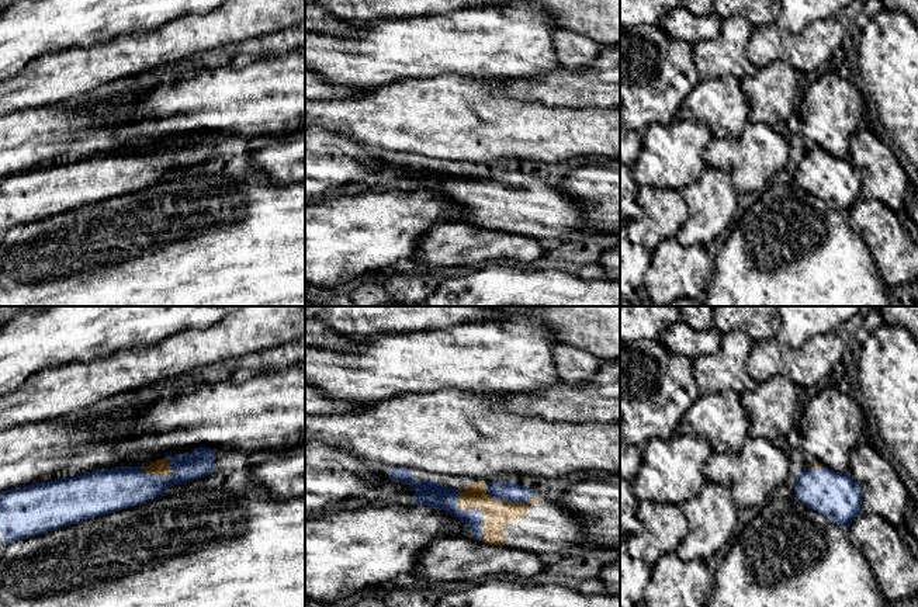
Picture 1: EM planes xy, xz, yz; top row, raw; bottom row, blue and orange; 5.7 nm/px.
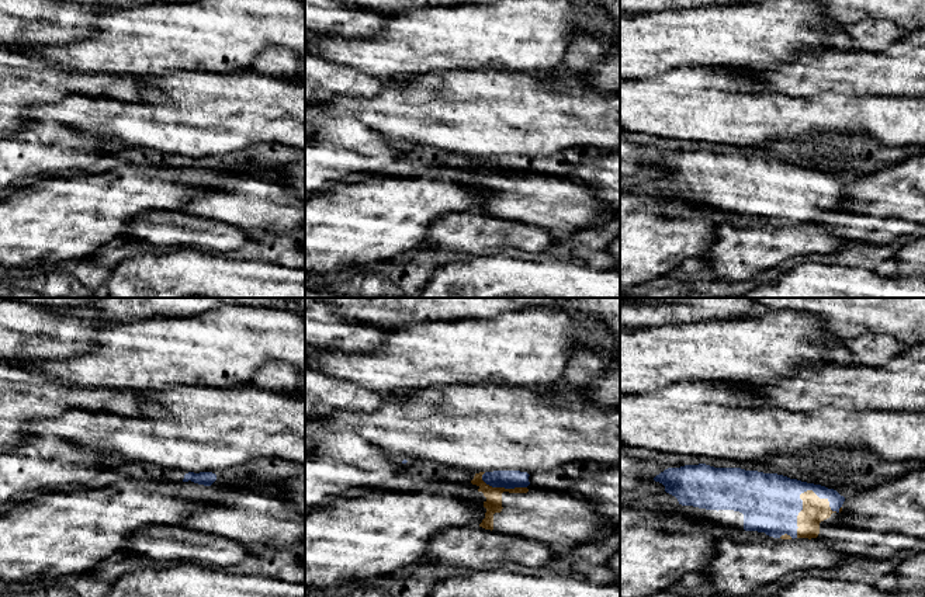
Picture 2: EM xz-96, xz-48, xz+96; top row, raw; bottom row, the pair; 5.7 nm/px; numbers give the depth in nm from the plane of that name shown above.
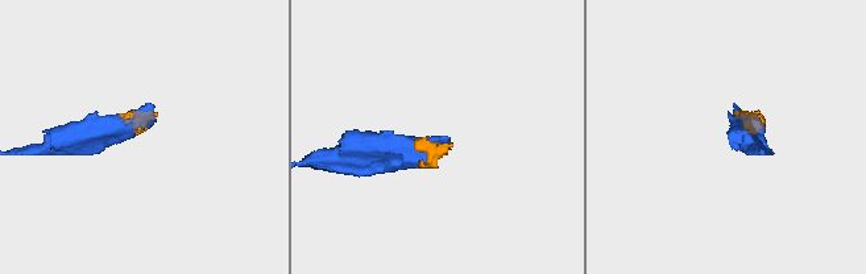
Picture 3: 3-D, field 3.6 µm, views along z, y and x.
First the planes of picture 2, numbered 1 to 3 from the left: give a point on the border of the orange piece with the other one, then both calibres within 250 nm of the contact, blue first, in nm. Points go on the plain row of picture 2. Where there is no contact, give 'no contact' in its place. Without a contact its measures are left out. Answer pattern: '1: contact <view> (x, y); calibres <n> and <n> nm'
1: no contact
2: contact xz-48 (502, 172); calibres 110 and 100 nm
3: contact xz+96 (801, 177); calibres 340 and 140 nm

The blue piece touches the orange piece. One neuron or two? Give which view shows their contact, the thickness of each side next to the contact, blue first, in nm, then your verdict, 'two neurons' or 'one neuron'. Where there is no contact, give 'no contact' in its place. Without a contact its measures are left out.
contact in xz; calibres 140 and 160 nm; one neuron

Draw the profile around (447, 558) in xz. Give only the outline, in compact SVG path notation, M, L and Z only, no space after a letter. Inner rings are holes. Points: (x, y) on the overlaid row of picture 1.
M460 535L433 540L422 551L412 573L433 586L439 582L472 580L496 573L513 573L529 579L545 568L540 554Z

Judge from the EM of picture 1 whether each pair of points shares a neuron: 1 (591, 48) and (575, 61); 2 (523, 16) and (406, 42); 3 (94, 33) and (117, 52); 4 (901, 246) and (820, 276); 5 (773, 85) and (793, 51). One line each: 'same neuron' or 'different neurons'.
1: same neuron
2: same neuron
3: different neurons
4: different neurons
5: different neurons

